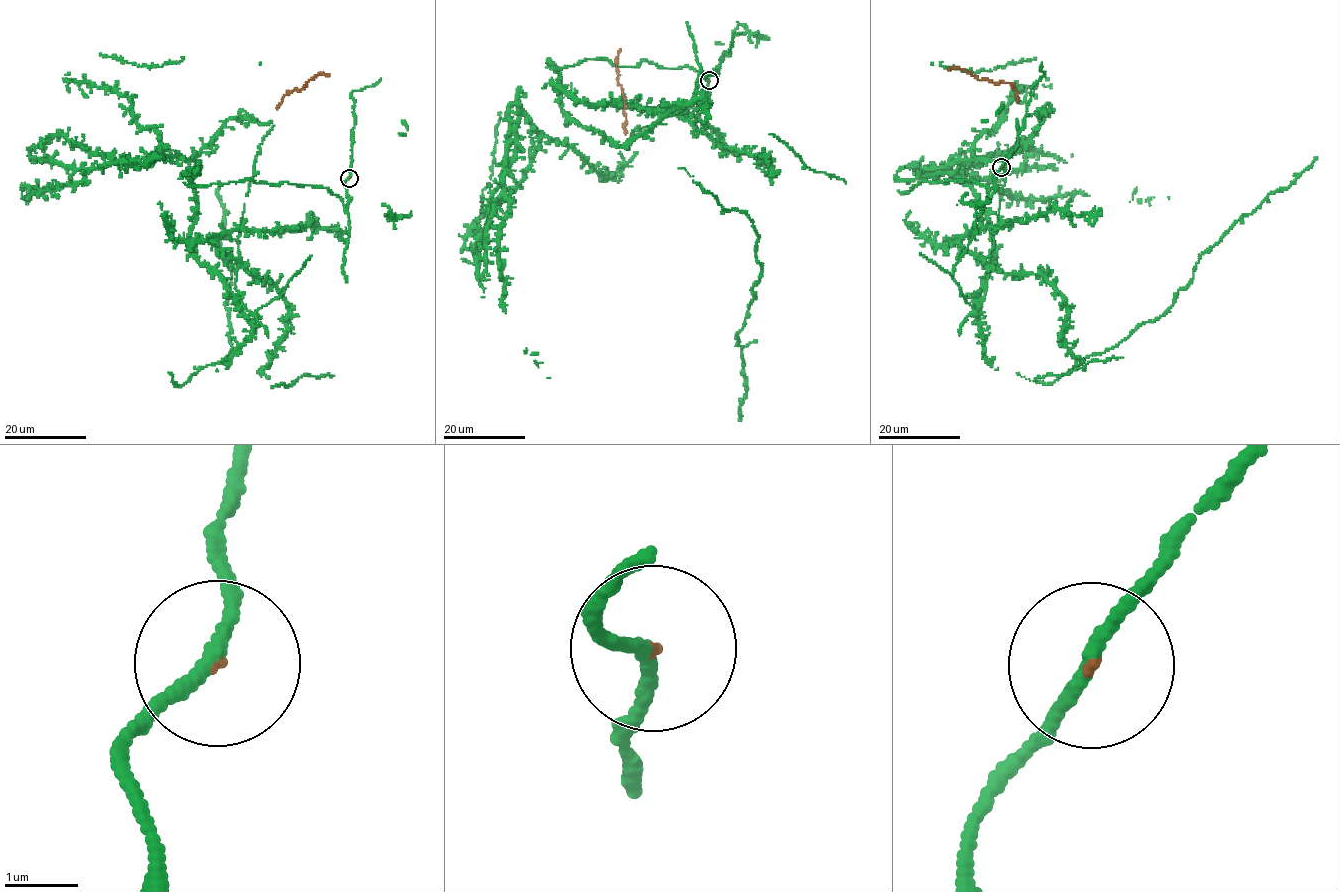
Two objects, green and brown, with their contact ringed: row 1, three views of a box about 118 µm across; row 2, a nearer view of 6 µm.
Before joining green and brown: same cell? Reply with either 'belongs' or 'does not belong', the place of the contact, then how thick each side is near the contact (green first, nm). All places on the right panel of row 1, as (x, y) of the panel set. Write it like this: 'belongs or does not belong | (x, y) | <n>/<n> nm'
belongs | (1001, 167) | 170/50 nm

